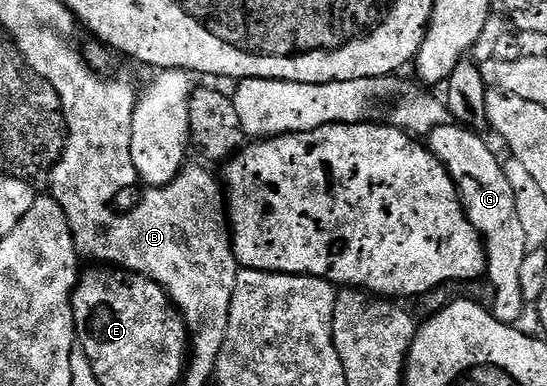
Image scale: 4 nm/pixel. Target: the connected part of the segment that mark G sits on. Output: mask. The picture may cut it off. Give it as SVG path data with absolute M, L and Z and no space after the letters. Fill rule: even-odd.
M457 124L438 126L428 135L428 149L442 161L444 168L450 174L450 179L454 181L454 186L458 189L458 198L462 201L462 210L466 213L466 219L474 225L474 230L484 243L485 277L496 292L496 300L492 307L493 316L506 326L513 326L521 323L522 313L528 310L528 303L524 300L520 288L520 268L523 267L528 251L527 237L524 236L523 225L520 224L519 213L516 212L516 196L512 186L508 184L503 163L490 151L489 144L482 137L481 133Z

